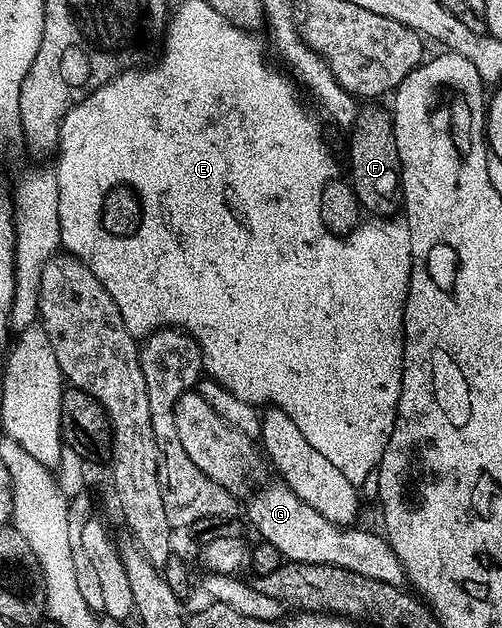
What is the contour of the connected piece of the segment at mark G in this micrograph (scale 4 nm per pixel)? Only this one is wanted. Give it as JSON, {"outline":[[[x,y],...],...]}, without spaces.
{"outline":[[[283,483],[261,489],[249,501],[249,521],[257,528],[257,537],[274,545],[286,562],[298,561],[308,565],[338,565],[367,579],[404,586],[407,578],[395,551],[384,536],[376,537],[358,527],[338,527],[331,524],[315,507],[307,507],[295,491]]]}

